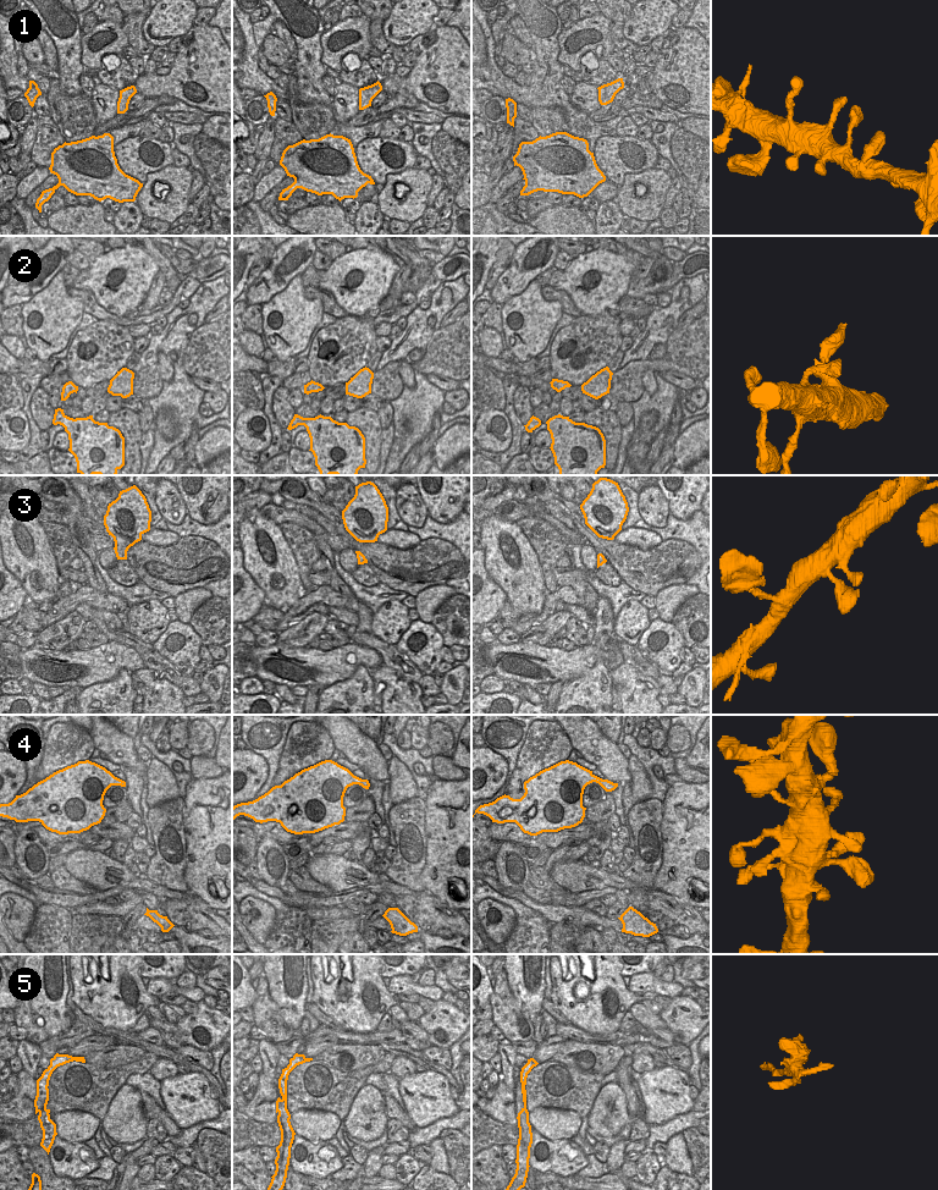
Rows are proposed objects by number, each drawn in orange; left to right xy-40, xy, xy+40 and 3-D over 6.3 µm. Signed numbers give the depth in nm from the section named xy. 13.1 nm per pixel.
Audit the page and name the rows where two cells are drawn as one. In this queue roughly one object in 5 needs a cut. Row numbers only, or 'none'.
5

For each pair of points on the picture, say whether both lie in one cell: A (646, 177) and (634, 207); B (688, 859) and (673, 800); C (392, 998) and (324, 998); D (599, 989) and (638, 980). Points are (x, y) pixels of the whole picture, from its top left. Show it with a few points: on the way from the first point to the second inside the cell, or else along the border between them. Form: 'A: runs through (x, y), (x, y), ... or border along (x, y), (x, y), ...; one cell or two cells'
A: runs through (652, 186), (652, 193), (643, 203); one cell
B: runs through (680, 844), (677, 839), (674, 821), (671, 815); one cell
C: runs through (375, 986), (365, 984), (349, 1000), (341, 1000); one cell
D: border along (627, 987), (634, 993); two cells

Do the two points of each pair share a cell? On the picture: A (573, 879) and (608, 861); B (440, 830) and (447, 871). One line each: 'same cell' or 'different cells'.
A: different cells
B: same cell

